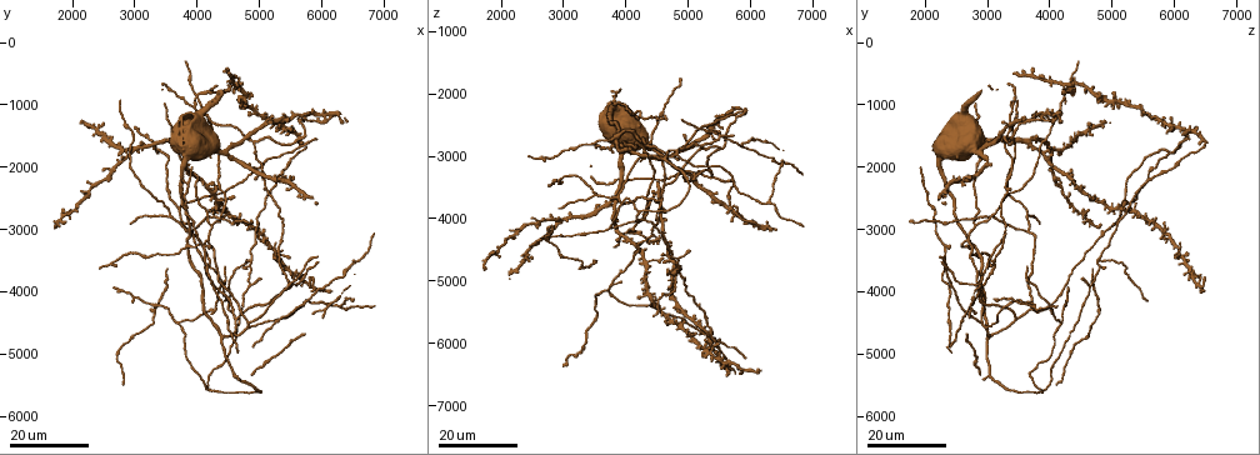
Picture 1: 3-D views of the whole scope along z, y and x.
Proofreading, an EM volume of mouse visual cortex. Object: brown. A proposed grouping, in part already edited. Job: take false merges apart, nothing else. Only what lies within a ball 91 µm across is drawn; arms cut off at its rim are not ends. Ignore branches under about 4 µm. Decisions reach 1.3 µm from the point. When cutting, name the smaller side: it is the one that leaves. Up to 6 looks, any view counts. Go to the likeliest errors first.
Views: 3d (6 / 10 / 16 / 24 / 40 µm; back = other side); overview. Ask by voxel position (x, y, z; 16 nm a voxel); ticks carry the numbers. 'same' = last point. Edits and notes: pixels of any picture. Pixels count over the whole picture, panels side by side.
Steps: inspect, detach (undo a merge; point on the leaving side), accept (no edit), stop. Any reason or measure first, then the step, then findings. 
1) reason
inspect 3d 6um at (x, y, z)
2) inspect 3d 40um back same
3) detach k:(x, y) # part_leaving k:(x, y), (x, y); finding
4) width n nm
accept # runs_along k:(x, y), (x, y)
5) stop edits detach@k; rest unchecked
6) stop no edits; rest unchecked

thin arm on a thick one
inspect 3d 24um at (3700, 4500, 4150)

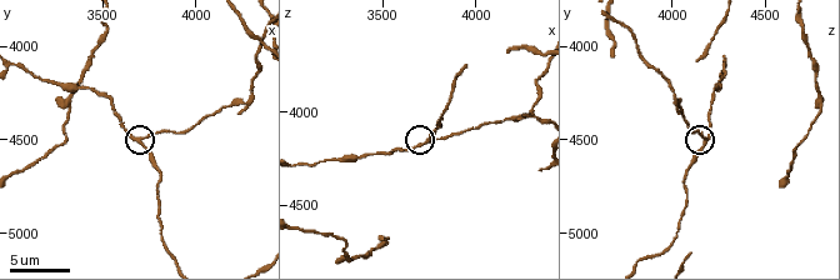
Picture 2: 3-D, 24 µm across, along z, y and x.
inspect 3d 10um at (3700, 4500, 4180)

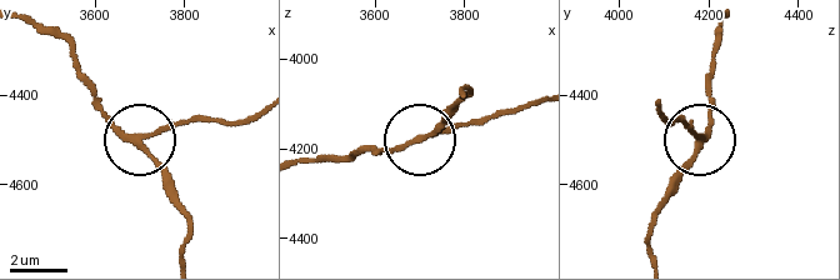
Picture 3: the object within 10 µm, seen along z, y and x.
detach 3:(178, 124) # part_leaving 3:(141, 136), (254, 114); a second neuron is stuck on

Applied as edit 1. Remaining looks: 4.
inspect overview

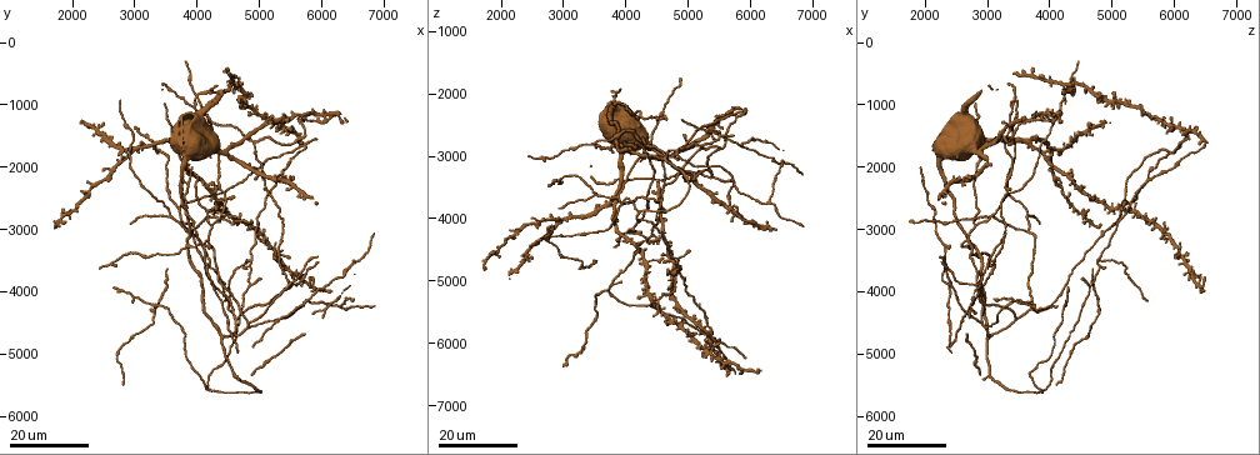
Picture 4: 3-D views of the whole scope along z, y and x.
four-way junction
inspect 3d 16um at (5750, 1200, 3850)

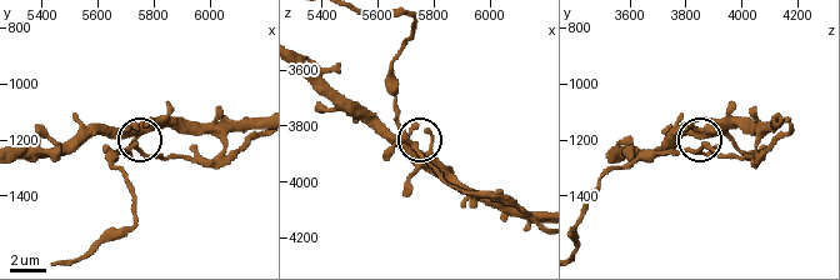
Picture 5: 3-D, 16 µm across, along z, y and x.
inspect 3d 10um at (5730, 1230, 3870)

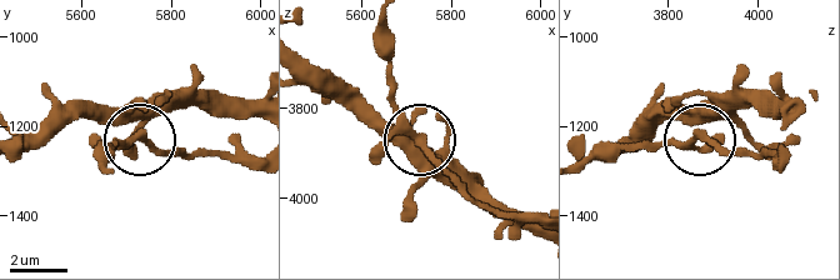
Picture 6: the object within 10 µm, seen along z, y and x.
accept # runs_along 6:(25, 144), (83, 118), (138, 134), (174, 91); continuous, no second neuron

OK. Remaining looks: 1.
stop edits detach@3; rest unchecked

